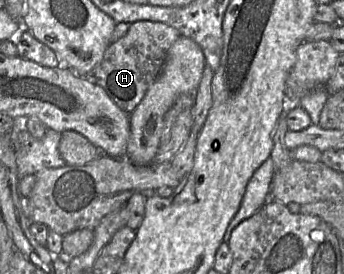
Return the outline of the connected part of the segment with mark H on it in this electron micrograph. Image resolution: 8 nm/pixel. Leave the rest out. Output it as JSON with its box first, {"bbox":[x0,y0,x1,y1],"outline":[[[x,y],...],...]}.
{"bbox":[83,21,180,114],"outline":[[[136,21],[123,37],[110,43],[93,72],[83,77],[93,80],[120,109],[131,114],[160,75],[169,49],[180,36],[178,30],[165,23]]]}

